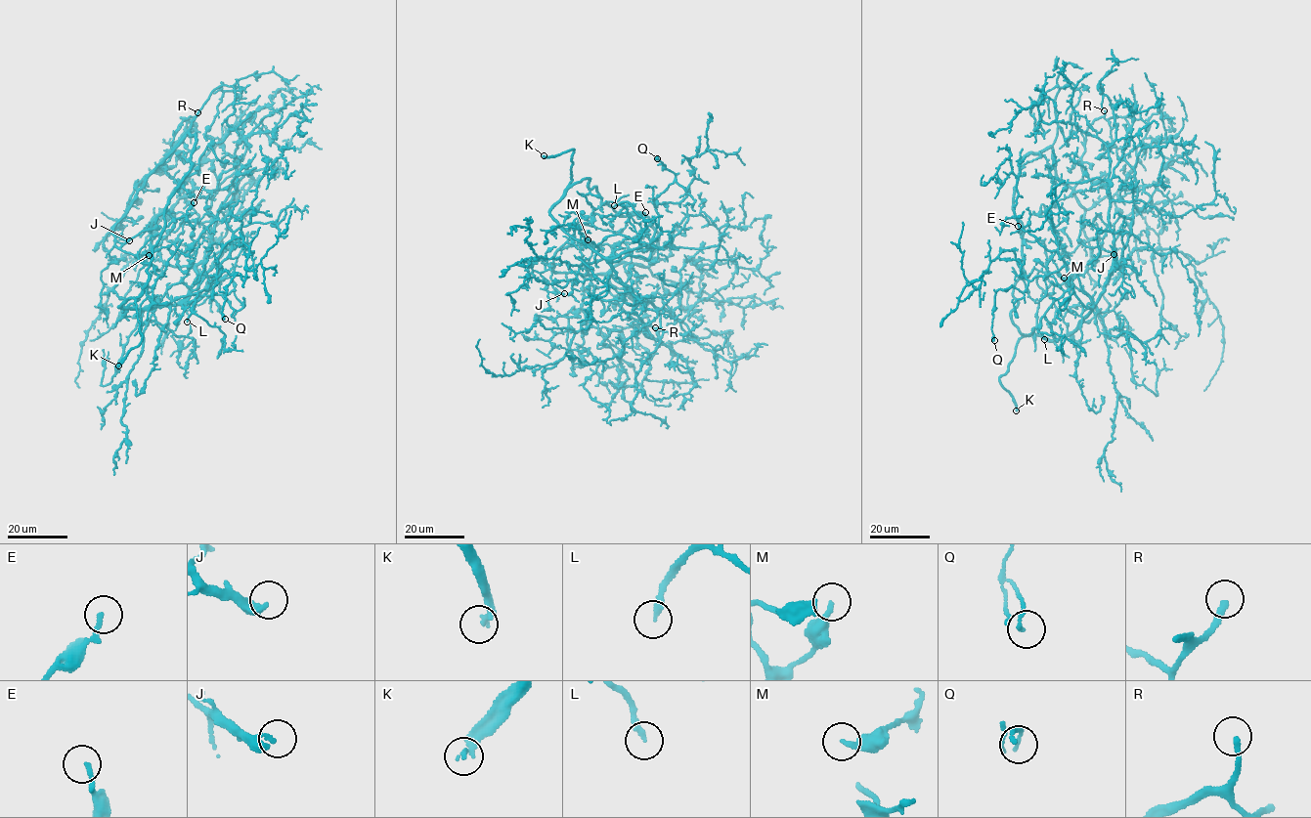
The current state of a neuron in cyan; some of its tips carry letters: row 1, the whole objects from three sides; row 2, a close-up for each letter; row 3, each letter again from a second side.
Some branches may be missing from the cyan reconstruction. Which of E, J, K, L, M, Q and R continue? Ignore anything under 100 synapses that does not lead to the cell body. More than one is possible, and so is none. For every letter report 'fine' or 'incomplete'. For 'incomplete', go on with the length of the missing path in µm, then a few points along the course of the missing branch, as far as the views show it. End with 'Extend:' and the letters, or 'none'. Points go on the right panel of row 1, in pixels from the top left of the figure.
E: fine
J: fine
K: incomplete; missing 15 µm; course (1016, 410), (1027, 431), (1024, 432)
L: incomplete; missing 60 µm; course (1044, 339), (1045, 368), (1078, 417), (1076, 428), (1065, 442), (1059, 462)
M: fine
Q: fine
R: incomplete; missing 40 µm; course (1104, 110), (1103, 99), (1114, 90), (1114, 77), (1119, 62), (1112, 55), (1098, 63)
Extend: K, L, R

